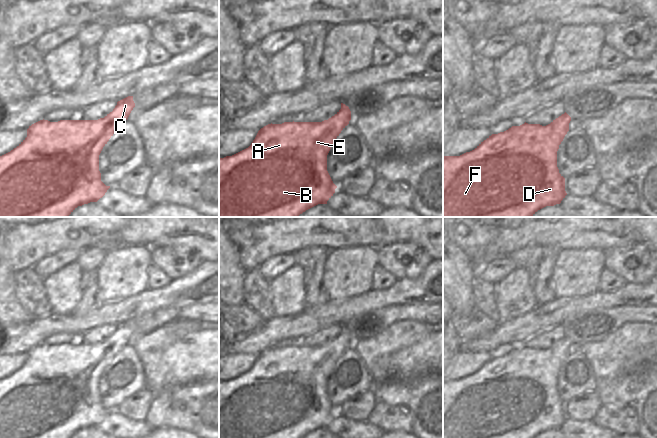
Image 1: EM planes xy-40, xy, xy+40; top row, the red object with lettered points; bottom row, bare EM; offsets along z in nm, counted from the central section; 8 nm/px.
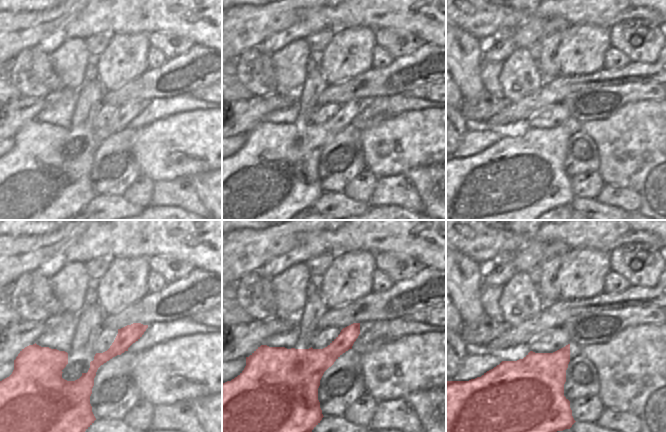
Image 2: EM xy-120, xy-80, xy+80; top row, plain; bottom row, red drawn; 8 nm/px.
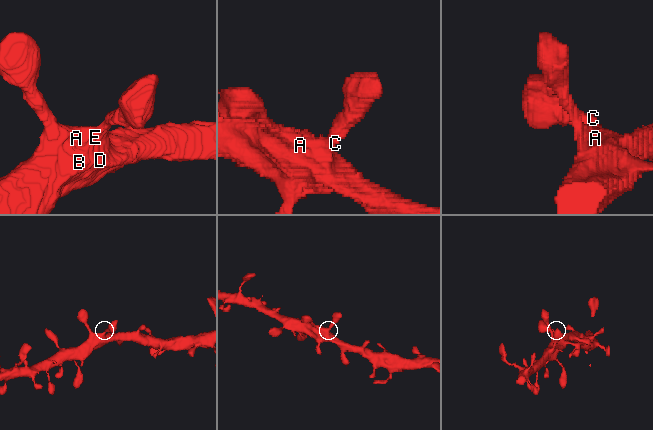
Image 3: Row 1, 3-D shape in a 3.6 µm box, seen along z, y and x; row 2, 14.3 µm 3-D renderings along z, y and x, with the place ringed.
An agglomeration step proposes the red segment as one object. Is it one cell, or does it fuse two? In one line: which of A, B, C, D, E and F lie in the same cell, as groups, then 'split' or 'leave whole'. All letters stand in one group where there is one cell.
groups A B C D E F; leave whole

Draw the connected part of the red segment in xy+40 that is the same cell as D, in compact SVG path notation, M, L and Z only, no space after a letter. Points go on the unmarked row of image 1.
M565 336L546 350L525 346L492 358L470 376L443 380L443 438L535 438L546 430L560 428L567 417L565 402L557 391L557 375L570 345Z

